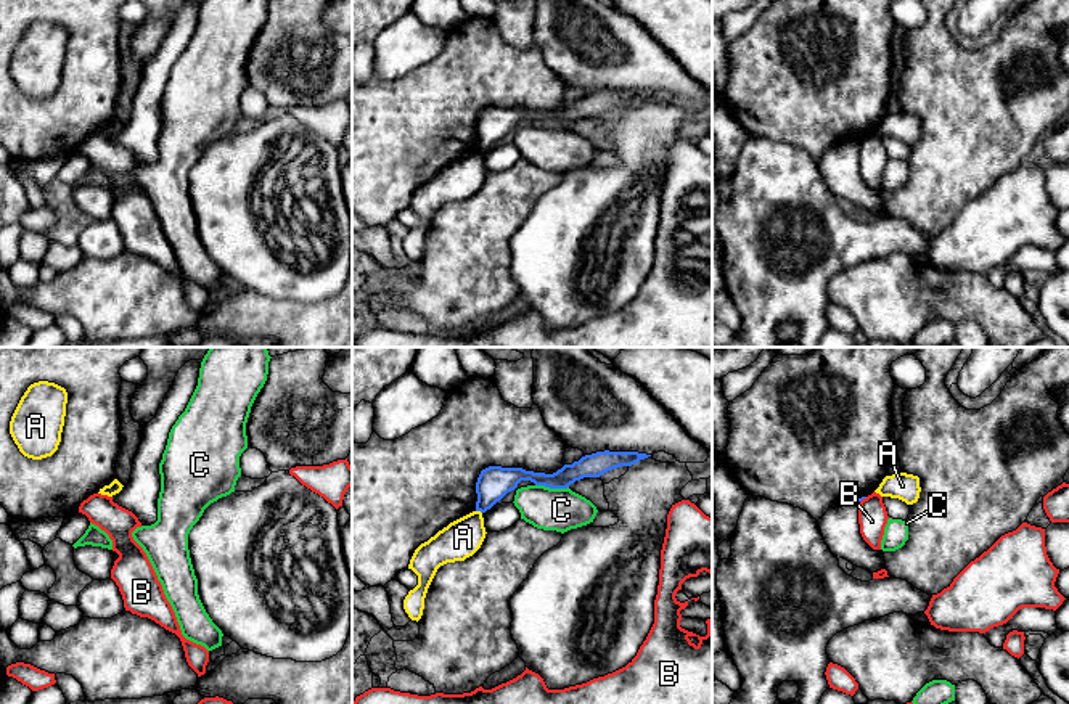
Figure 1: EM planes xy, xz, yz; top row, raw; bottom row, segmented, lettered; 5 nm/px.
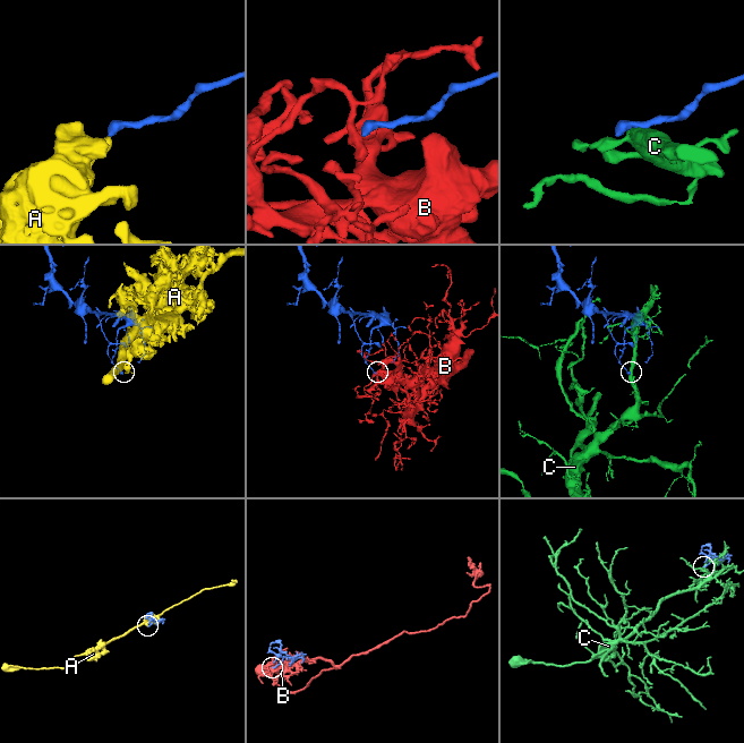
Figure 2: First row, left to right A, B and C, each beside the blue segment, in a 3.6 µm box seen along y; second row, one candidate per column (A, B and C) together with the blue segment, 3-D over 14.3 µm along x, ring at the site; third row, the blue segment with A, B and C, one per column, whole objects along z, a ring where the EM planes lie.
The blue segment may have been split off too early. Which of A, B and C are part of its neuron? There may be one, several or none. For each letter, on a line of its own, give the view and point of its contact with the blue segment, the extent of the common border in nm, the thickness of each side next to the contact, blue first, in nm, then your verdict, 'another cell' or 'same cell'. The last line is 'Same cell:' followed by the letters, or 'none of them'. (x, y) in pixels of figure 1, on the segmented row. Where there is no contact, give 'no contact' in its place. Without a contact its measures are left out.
A: xz (479, 510) | 40 nm | 170/190 nm | another cell
B: yz (864, 497) | 50 nm | 20/140 nm | another cell
C: xz (552, 487) | 170 nm | 130/220 nm | another cell
Same cell: none of them

